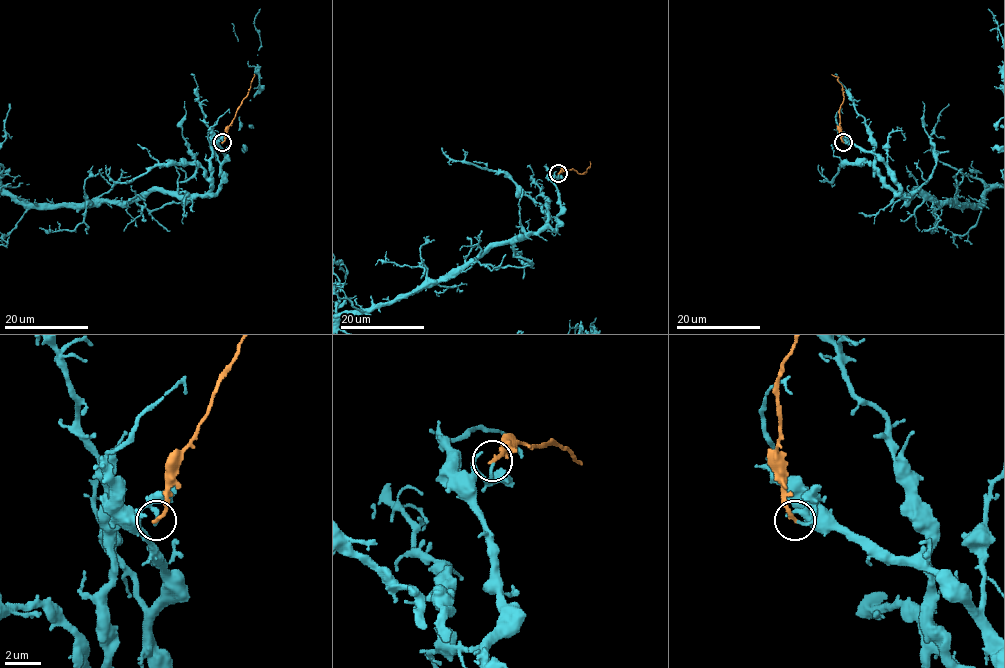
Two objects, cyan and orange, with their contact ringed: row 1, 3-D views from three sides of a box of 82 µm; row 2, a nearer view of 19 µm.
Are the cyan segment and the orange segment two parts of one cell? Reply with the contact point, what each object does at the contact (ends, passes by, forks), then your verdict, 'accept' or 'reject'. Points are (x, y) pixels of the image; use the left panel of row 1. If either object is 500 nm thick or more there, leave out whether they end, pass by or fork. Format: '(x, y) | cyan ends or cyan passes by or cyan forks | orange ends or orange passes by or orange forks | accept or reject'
(222, 142) | cyan ends | orange ends | accept

